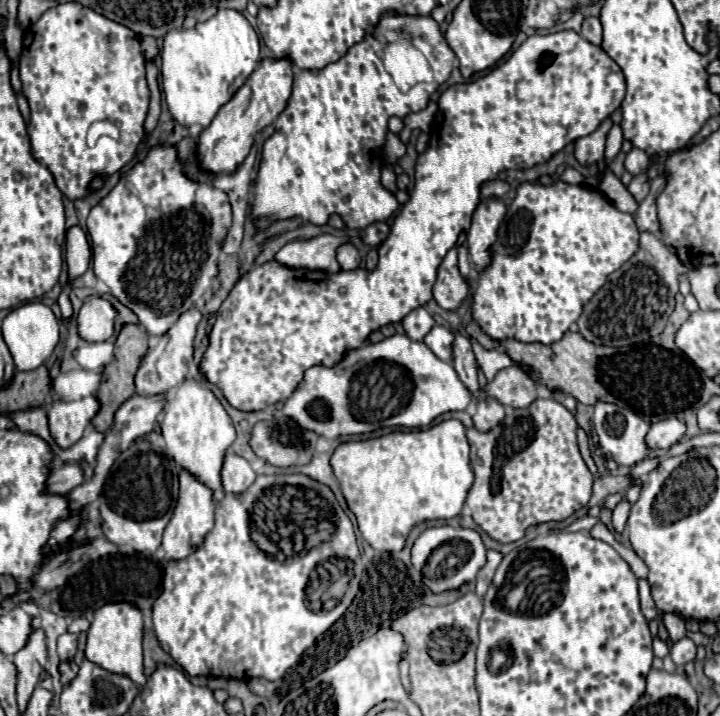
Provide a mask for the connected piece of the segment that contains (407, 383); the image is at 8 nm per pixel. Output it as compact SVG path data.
M394 335L376 345L368 343L356 351L350 351L332 369L310 367L298 389L286 399L282 413L290 419L296 419L300 427L308 427L308 431L316 431L326 439L336 439L338 435L366 435L384 427L422 429L442 413L466 411L472 399L472 393L468 387L464 387L452 363L438 359L424 341L412 341L406 335Z

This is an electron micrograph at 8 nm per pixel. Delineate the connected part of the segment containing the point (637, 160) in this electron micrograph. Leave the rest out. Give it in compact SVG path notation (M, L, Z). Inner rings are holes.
M632 149L628 155L626 155L626 169L632 173L632 175L638 175L640 171L646 171L648 167L648 157L644 155L642 149Z

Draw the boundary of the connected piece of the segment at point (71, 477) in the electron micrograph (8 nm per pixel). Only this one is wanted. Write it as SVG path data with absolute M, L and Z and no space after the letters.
M64 463L62 467L54 469L48 479L48 491L50 493L70 493L74 487L82 485L86 481L84 469L78 463Z

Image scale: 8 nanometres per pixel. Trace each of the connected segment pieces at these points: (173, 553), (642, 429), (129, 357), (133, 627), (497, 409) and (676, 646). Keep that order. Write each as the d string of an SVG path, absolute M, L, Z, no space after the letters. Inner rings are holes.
M182 471L180 473L180 499L176 503L174 515L164 531L164 539L162 539L162 549L166 553L164 561L180 561L186 559L192 551L196 551L196 547L200 547L200 543L204 541L204 535L208 535L208 531L214 527L214 501L212 501L212 491L202 485L200 481L196 481L190 473Z
M598 401L598 403L594 405L594 429L596 429L596 435L598 435L598 439L600 439L602 451L604 451L610 459L614 459L618 465L632 467L632 465L644 461L644 459L652 453L650 447L648 447L646 441L644 441L650 425L648 425L644 419L640 419L640 417L638 417L634 411L630 411L630 409L622 409L622 407L616 407L616 405L612 405L612 403L602 403L602 401Z
M124 325L124 329L120 331L118 339L116 339L116 349L114 349L114 361L110 365L106 365L104 369L104 375L102 375L102 383L100 383L100 389L96 393L96 397L100 399L100 411L98 415L92 419L94 427L100 431L100 433L106 433L112 423L114 423L114 413L116 409L126 401L130 399L134 393L136 393L136 385L134 385L134 375L136 375L136 369L138 369L138 363L142 361L144 353L148 351L148 333L140 327L140 325Z
M108 603L94 613L94 621L88 629L86 659L114 675L124 675L132 679L136 685L144 685L146 675L142 663L142 631L144 621L138 609L134 609L128 603Z
M482 397L476 403L476 413L474 413L472 419L474 419L476 429L488 431L504 419L504 405L494 397Z
M682 637L680 641L672 643L670 657L672 657L672 661L674 661L676 667L684 667L688 661L694 661L694 657L696 657L696 645L694 645L694 641L688 639L688 637Z

